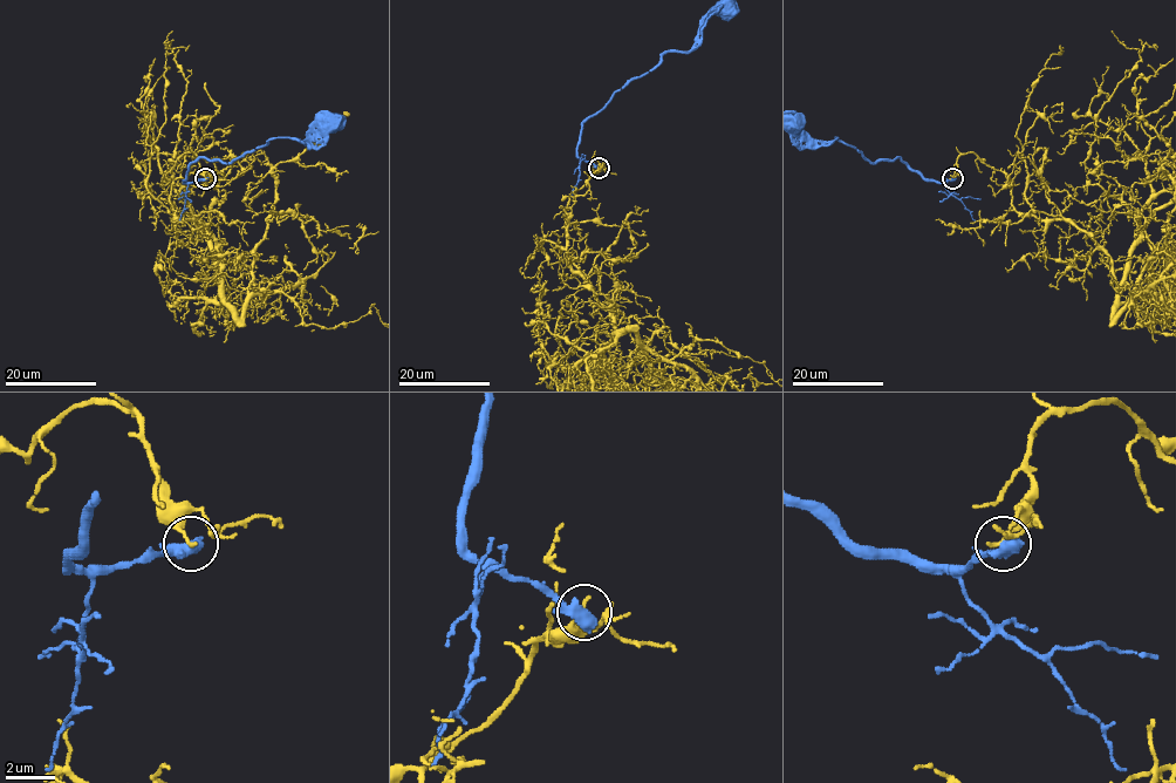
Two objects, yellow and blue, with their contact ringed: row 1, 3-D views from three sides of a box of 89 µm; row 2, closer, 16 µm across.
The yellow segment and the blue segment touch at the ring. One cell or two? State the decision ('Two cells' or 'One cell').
Two cells

